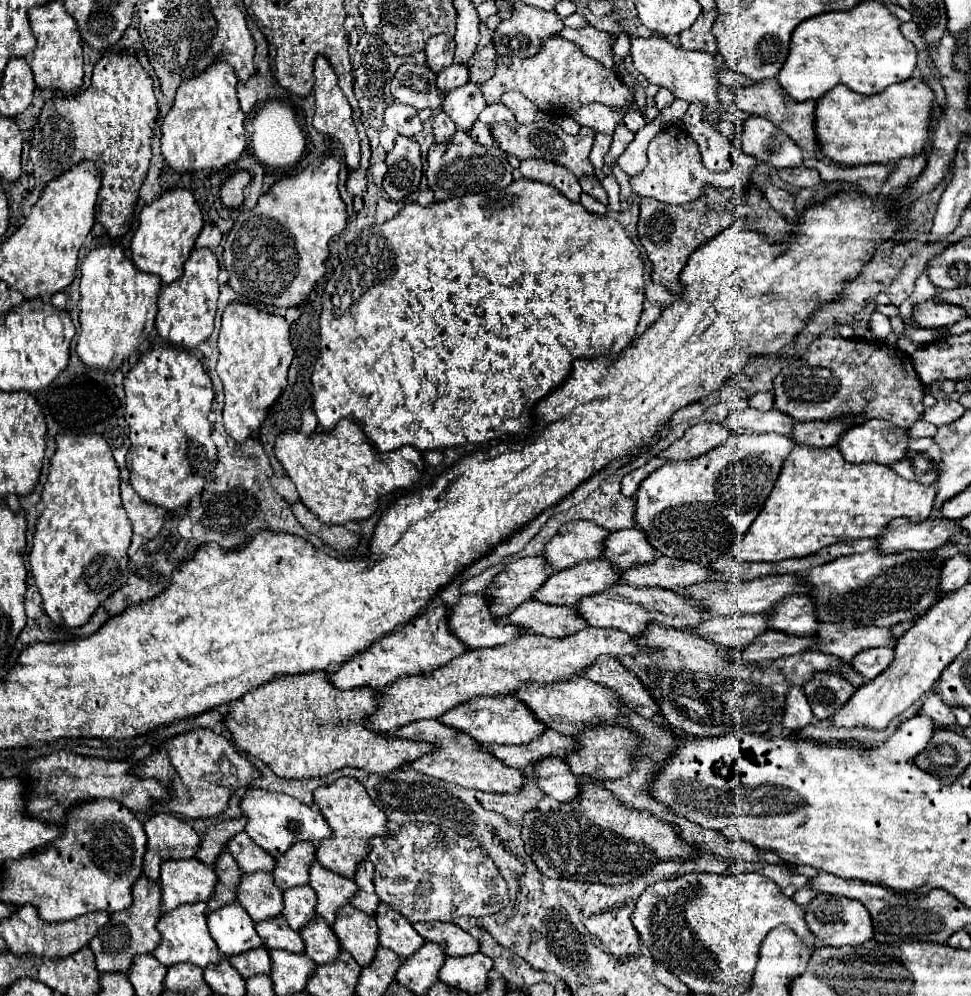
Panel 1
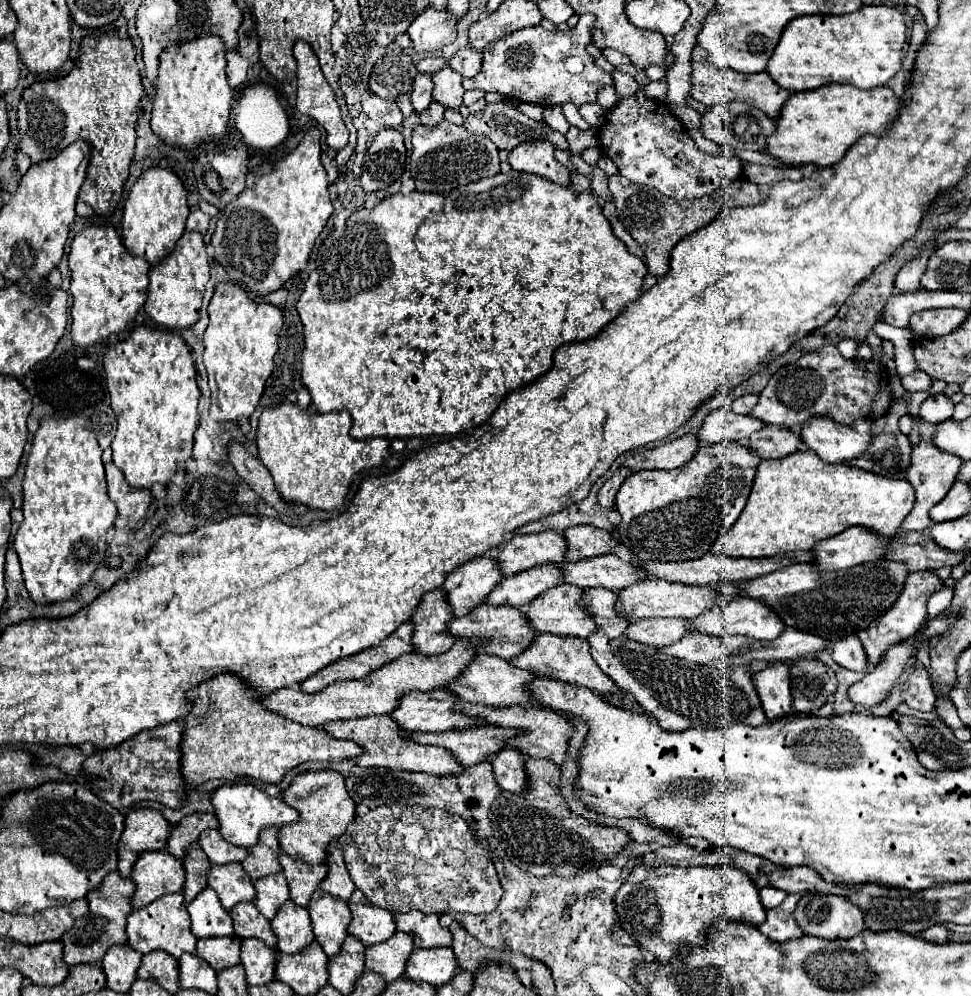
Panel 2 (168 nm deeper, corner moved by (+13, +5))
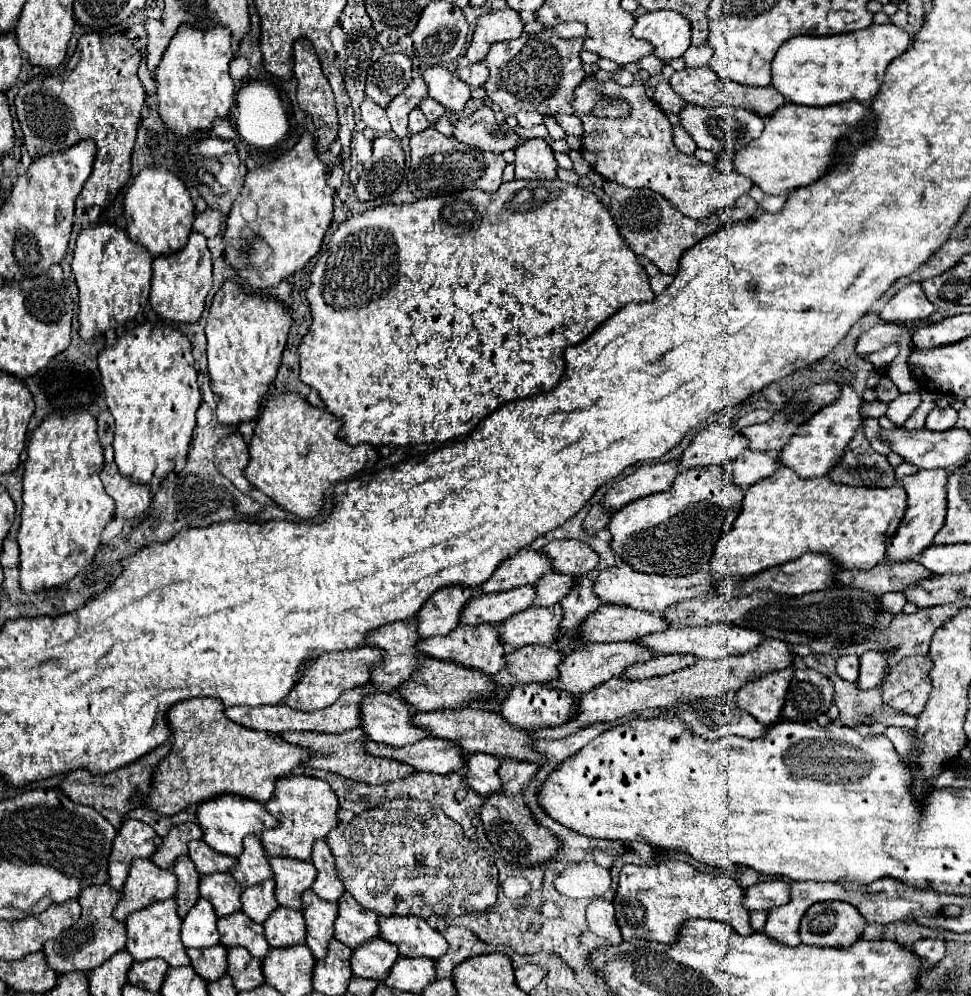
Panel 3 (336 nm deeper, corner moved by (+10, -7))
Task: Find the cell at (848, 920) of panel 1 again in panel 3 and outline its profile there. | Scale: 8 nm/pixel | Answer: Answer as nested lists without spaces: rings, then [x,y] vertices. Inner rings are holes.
[[[843,901],[815,903],[801,919],[801,941],[819,947],[851,947],[867,927],[863,915]]]

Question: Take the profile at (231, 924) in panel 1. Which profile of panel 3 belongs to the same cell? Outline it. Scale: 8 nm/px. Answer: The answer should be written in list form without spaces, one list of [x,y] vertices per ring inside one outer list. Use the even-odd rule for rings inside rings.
[[[199,899],[189,909],[189,915],[183,917],[181,941],[185,947],[197,947],[197,949],[219,943],[217,915],[207,899]]]

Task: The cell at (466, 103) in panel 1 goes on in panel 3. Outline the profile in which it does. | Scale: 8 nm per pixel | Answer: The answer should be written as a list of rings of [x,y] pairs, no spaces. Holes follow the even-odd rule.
[[[433,65],[423,71],[423,79],[427,83],[427,93],[443,107],[451,111],[463,111],[465,103],[471,99],[469,85],[463,83],[453,71]]]

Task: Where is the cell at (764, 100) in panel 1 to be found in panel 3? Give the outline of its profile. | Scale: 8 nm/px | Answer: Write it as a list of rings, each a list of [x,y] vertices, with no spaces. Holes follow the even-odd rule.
[[[709,65],[705,67],[685,67],[683,71],[675,71],[671,77],[671,87],[677,95],[681,95],[687,103],[695,103],[701,107],[715,107],[715,105],[731,105],[741,107],[747,111],[757,113],[759,117],[769,117],[771,111],[779,109],[785,103],[785,97],[775,91],[775,87],[747,87],[731,81],[721,81]]]

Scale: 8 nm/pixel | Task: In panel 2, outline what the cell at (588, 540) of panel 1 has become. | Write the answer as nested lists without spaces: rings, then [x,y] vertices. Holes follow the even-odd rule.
[[[542,531],[534,535],[514,535],[498,553],[504,575],[516,575],[544,563],[564,563],[566,539],[558,531]]]

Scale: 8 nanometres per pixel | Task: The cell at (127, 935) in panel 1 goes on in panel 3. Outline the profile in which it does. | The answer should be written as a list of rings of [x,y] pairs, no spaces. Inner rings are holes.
[[[109,885],[85,887],[79,893],[79,903],[81,903],[79,921],[75,921],[71,927],[63,929],[55,939],[49,939],[43,947],[45,959],[55,973],[69,973],[69,971],[89,973],[95,967],[103,965],[111,955],[125,949],[125,941],[127,941],[125,923],[113,919],[113,915],[111,915],[111,911],[119,903],[119,899],[121,899],[121,893],[113,891]]]

